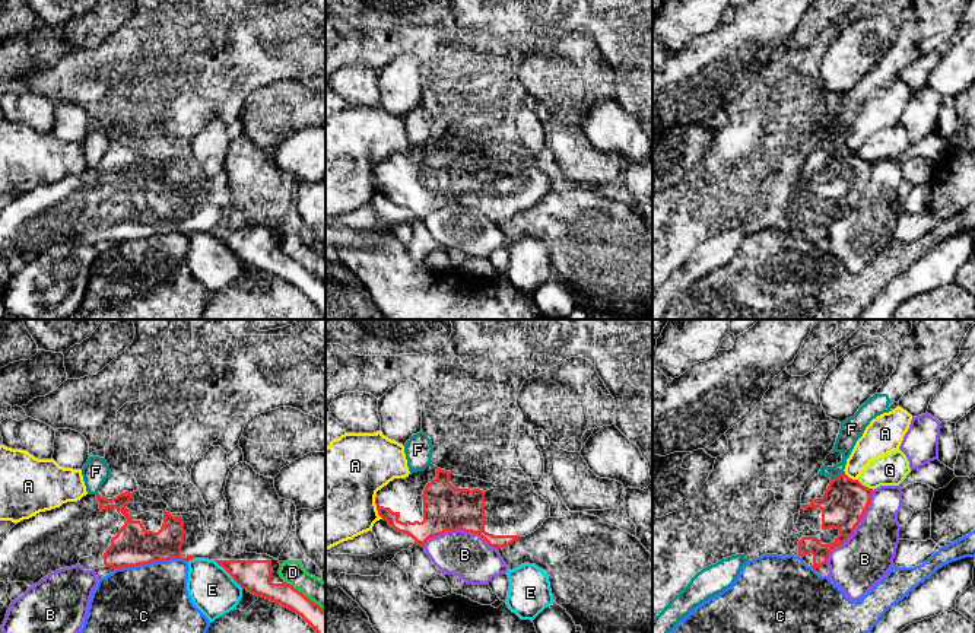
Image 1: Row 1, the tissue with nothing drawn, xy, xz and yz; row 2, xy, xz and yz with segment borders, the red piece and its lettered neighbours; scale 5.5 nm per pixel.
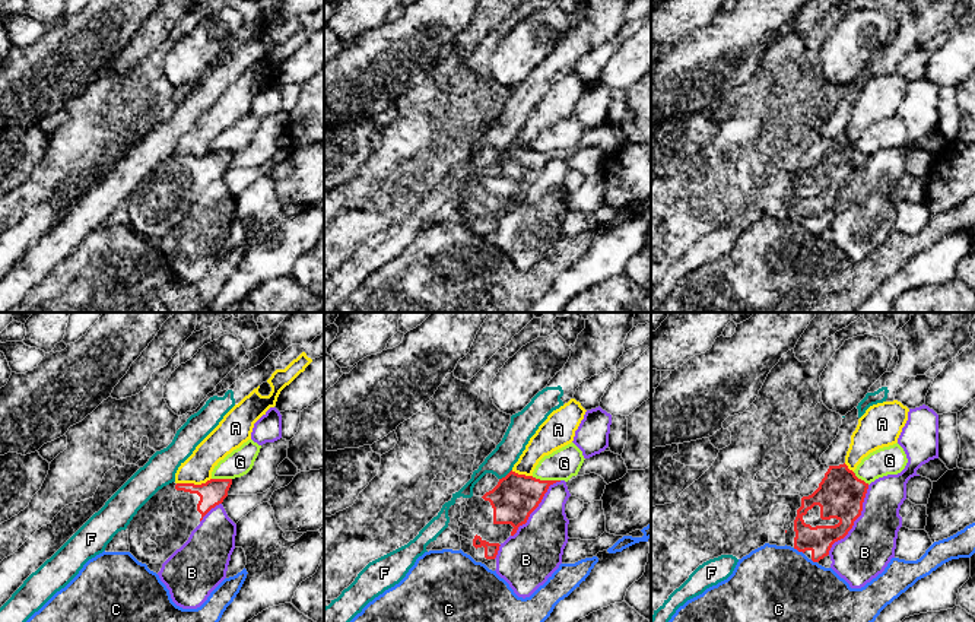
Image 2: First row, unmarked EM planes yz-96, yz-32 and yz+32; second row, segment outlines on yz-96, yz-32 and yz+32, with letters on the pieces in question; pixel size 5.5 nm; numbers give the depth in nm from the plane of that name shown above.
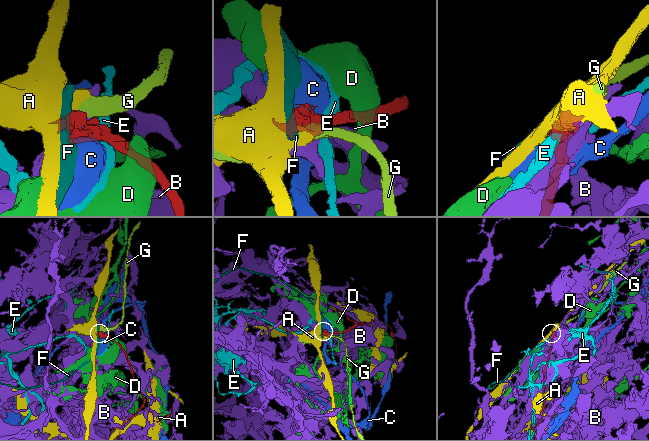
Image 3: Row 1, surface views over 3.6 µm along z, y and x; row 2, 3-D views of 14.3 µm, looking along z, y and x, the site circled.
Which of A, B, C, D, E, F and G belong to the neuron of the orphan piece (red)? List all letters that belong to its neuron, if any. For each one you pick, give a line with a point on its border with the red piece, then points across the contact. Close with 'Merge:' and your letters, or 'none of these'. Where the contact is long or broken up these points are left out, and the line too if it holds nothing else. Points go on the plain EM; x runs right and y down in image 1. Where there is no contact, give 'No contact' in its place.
Merge: none of these

